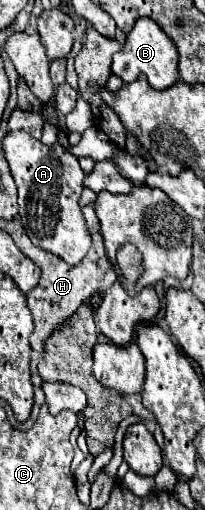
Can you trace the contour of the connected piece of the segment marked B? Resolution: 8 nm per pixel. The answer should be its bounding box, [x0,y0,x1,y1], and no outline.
[112,18,180,90]

